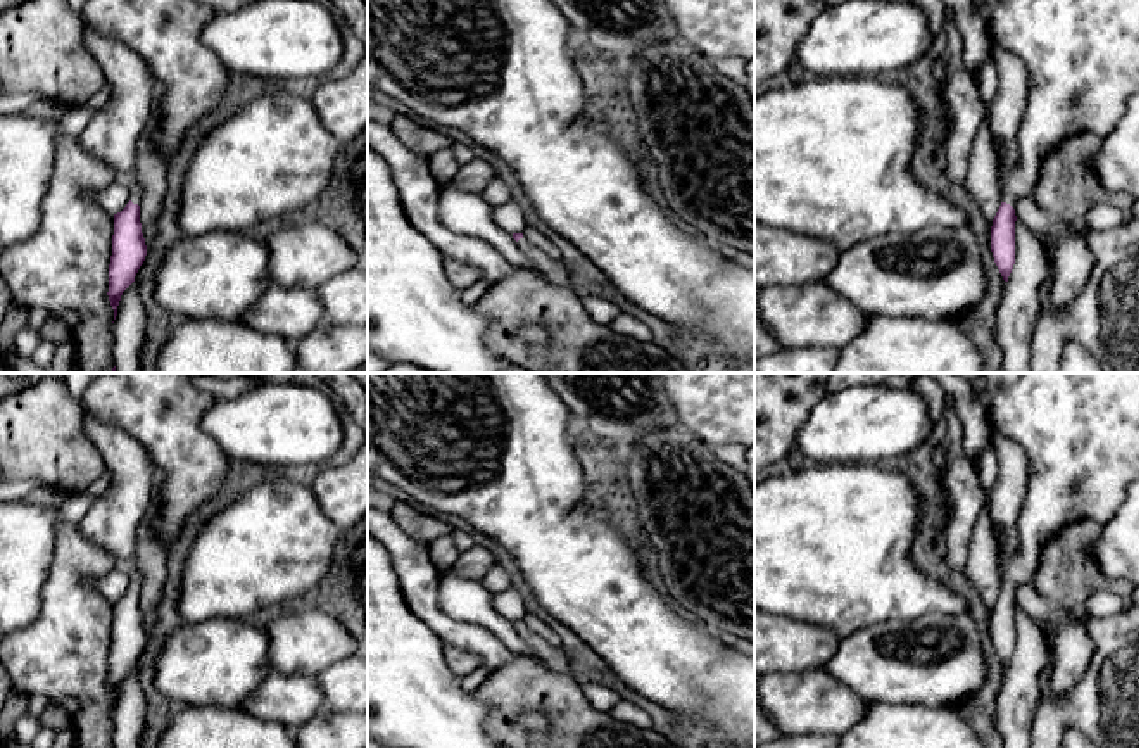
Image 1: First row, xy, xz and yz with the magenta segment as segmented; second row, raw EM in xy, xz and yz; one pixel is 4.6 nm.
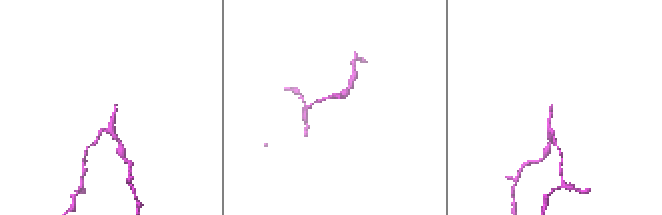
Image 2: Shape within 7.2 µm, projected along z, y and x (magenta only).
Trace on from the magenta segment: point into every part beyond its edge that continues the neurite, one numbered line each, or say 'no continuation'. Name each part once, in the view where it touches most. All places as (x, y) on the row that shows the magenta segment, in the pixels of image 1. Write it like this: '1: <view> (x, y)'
1: yz (1083, 57)

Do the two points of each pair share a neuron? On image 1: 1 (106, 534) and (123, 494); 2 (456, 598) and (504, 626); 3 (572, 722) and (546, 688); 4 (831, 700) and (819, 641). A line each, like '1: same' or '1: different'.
1: same
2: same
3: same
4: different

